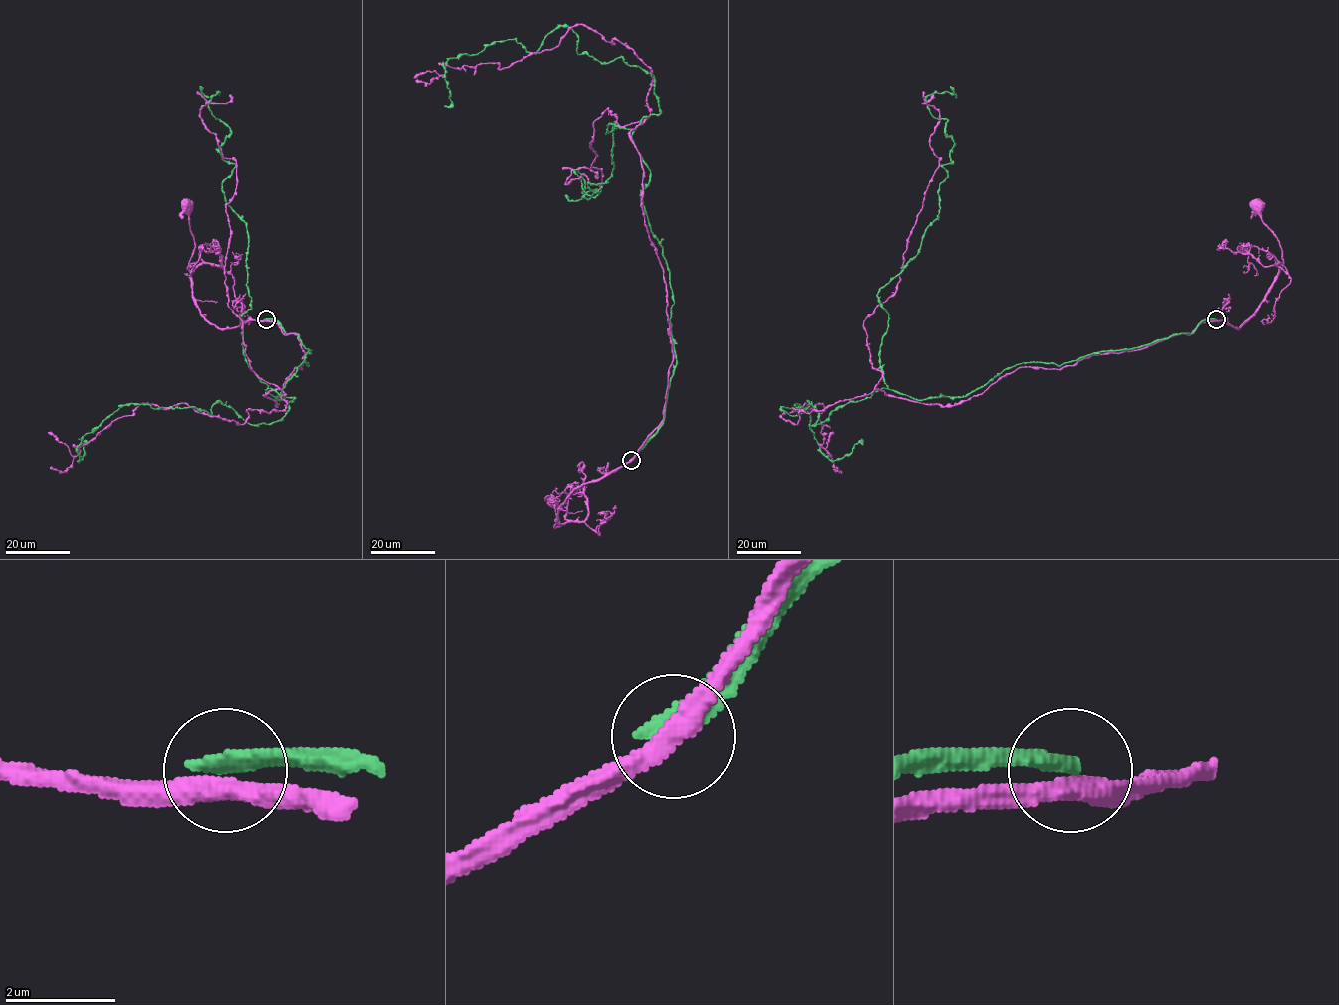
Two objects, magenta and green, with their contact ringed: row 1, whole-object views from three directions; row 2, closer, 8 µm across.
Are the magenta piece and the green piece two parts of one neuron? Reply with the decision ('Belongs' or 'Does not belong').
Does not belong

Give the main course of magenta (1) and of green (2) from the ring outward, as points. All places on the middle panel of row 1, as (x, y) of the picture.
1: (632, 460), (577, 486), (558, 509), (554, 527), (560, 524), (555, 515), (555, 500), (552, 502)
2: (632, 460), (676, 364), (632, 137), (660, 113), (653, 77), (556, 27), (535, 53), (450, 58), (444, 105)

